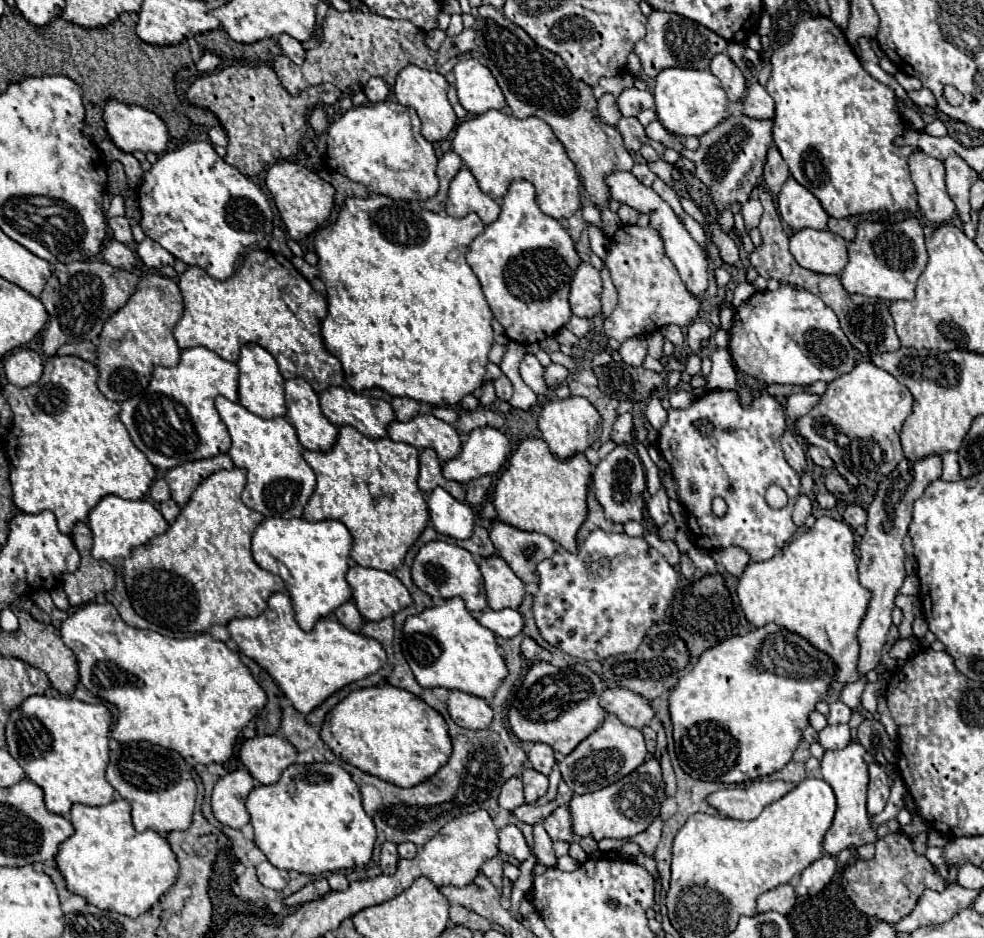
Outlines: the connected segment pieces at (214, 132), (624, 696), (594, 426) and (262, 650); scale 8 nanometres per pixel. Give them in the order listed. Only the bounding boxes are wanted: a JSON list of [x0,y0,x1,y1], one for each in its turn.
[[208,126,228,146],[600,688,654,728],[538,396,602,460],[228,592,386,714]]

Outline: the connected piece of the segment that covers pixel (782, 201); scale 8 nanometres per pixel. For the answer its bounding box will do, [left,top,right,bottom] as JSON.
[778,176,828,230]

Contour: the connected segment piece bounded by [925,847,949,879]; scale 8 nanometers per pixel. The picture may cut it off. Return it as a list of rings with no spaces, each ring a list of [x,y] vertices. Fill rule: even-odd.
[[[930,847],[927,849],[925,856],[938,868],[942,878],[947,879],[949,872],[943,856],[943,851],[943,848]]]

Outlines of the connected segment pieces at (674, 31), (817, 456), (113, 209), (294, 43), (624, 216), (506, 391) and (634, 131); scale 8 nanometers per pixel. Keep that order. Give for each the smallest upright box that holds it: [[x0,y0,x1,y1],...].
[[636,10,728,80],[808,444,834,468],[105,195,125,219],[278,34,306,64],[618,206,640,225],[494,374,512,400],[616,118,648,152]]

